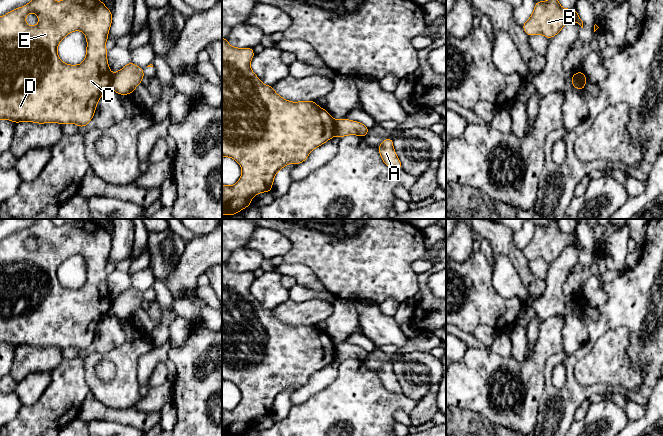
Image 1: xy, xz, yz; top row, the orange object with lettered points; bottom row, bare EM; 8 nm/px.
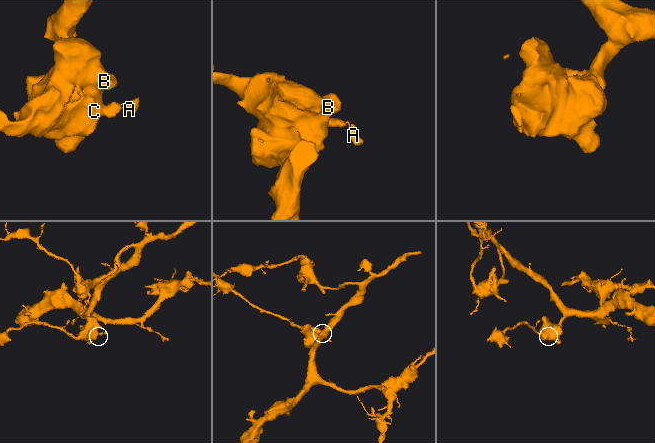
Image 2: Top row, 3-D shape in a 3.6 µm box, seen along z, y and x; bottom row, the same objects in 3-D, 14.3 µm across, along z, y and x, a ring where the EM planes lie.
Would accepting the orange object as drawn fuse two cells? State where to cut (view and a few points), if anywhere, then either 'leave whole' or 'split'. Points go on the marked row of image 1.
cut yz (571, 76), (576, 76), (585, 82); split

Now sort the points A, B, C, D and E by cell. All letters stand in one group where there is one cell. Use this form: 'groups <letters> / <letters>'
groups A / B C D E

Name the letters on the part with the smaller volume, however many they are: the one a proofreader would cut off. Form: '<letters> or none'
A

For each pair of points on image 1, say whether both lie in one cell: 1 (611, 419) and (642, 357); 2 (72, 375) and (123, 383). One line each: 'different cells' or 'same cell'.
1: different cells
2: different cells

